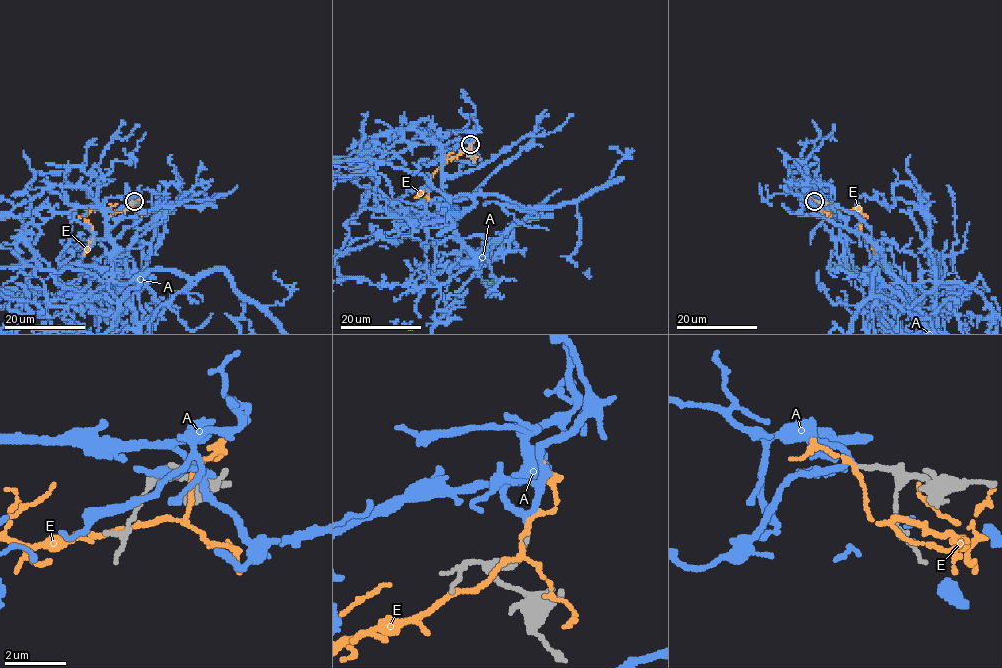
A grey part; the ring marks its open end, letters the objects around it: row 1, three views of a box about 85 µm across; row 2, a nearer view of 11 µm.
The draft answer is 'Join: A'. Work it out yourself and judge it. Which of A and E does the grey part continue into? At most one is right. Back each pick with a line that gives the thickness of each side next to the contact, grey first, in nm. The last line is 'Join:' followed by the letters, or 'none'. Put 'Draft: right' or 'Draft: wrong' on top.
Draft: right
A: Thickness 150 nm (grey) against 160 nm
Join: A

